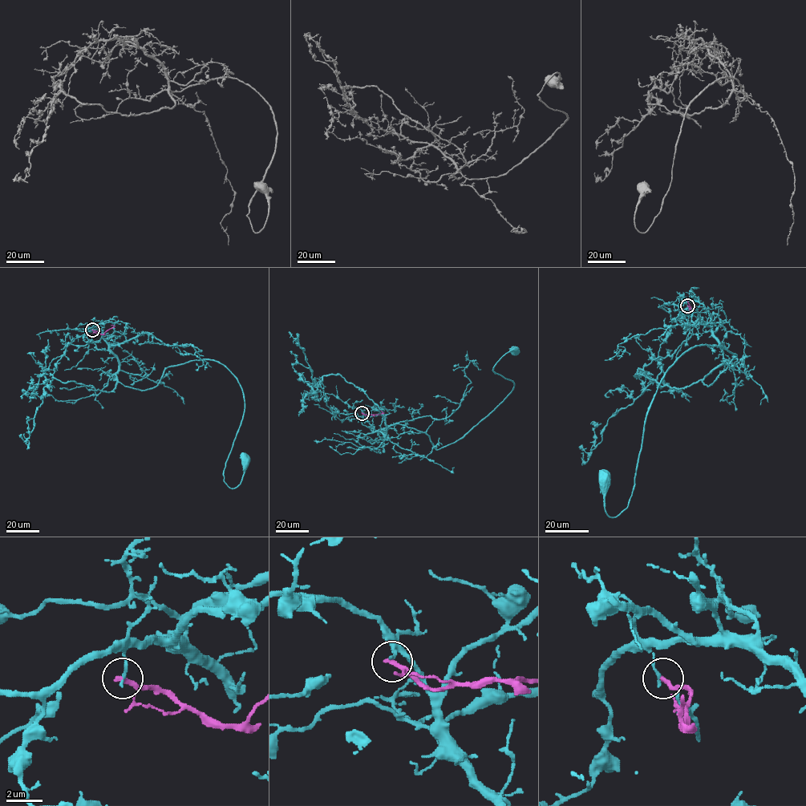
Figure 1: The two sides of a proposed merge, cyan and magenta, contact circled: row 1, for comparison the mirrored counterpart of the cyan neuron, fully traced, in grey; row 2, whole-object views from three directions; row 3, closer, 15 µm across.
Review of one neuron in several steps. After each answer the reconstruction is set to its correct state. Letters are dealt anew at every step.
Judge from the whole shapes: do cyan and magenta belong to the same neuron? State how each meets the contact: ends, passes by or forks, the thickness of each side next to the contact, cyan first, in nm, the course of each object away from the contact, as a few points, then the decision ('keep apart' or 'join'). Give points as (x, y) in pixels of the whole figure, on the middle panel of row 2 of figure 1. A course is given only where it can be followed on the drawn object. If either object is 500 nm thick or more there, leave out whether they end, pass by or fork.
cyan ends | magenta passes by | 180/200 nm | cyan via (362, 413), (387, 439), (398, 423), (439, 449), (510, 392), (514, 383), (493, 366), (515, 350) | magenta via (362, 413), (365, 415), (378, 415), (383, 413), (380, 411) | keep apart

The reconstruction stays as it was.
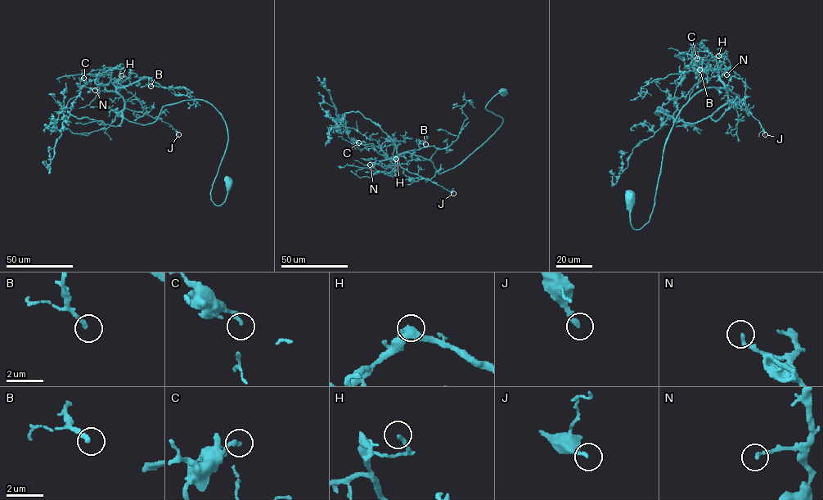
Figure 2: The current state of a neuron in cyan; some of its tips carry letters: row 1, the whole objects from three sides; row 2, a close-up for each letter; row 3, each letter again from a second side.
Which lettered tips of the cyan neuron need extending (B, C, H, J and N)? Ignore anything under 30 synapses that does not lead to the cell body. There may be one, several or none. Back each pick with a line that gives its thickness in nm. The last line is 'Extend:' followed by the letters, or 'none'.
J: Thickness 200 nm
Extend: J

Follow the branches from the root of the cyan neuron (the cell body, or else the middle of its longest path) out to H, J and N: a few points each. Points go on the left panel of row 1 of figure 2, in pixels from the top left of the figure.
H: (229, 181), (216, 205), (227, 130), (210, 104), (183, 100), (151, 123), (130, 122), (113, 83), (121, 75)
J: (229, 181), (216, 205), (227, 130), (209, 103), (168, 104), (146, 124), (123, 111), (146, 111), (178, 134)
N: (229, 181), (216, 205), (227, 130), (209, 103), (168, 104), (141, 124), (123, 117), (116, 92), (95, 90)

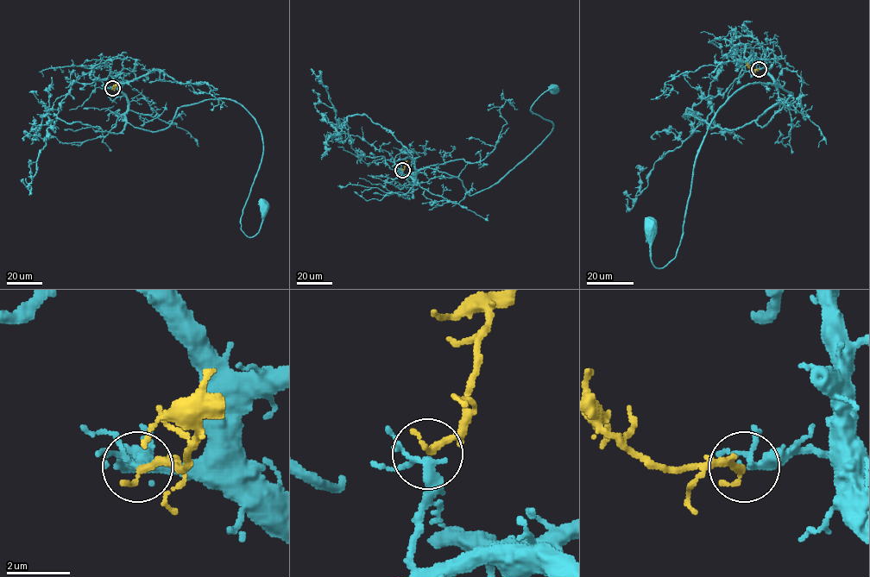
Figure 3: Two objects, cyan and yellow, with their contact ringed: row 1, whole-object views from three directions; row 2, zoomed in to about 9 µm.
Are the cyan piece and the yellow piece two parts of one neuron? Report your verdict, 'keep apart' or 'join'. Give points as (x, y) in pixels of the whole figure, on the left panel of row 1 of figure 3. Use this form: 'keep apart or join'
join

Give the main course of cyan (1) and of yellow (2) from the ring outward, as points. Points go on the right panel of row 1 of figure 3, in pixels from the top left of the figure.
1: (759, 70), (778, 103), (758, 124), (792, 94), (750, 83), (718, 110), (662, 267), (650, 225)
2: (759, 70), (747, 65), (747, 68)

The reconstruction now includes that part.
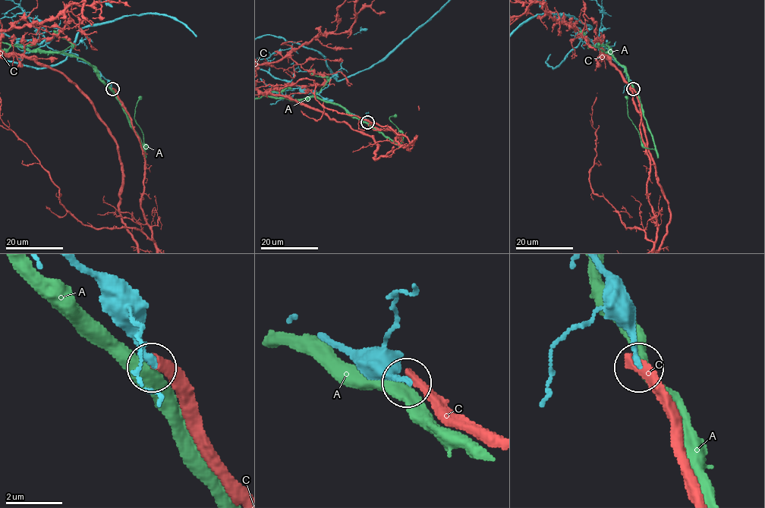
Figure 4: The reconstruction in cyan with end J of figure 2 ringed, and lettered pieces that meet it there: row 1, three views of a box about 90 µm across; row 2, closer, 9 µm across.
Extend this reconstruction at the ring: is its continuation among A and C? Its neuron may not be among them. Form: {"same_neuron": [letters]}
{"same_neuron": []}

